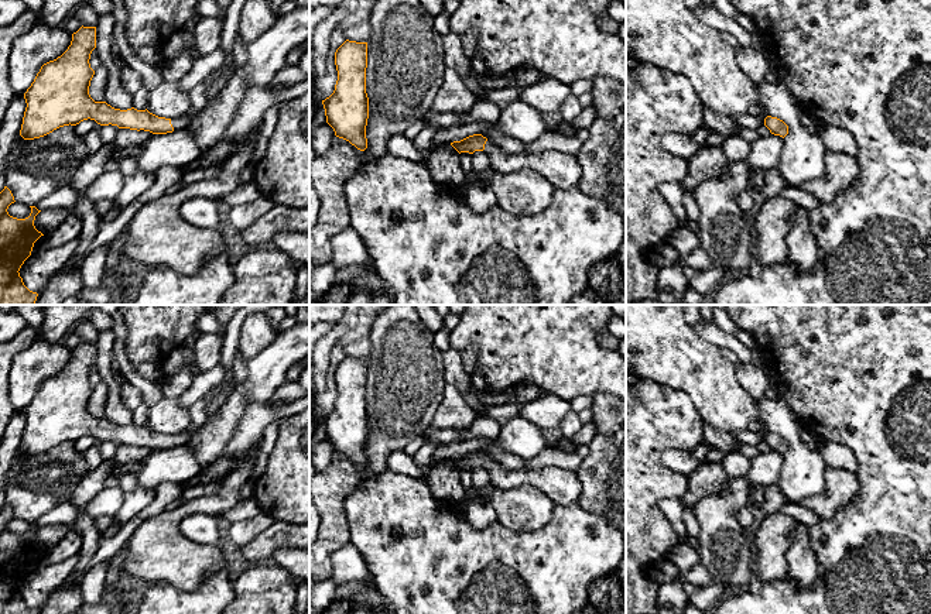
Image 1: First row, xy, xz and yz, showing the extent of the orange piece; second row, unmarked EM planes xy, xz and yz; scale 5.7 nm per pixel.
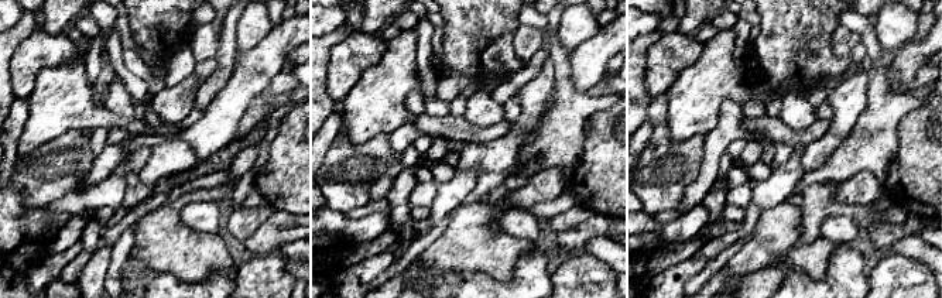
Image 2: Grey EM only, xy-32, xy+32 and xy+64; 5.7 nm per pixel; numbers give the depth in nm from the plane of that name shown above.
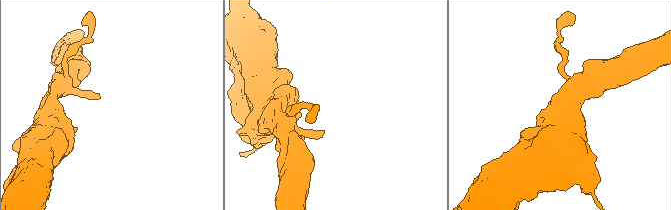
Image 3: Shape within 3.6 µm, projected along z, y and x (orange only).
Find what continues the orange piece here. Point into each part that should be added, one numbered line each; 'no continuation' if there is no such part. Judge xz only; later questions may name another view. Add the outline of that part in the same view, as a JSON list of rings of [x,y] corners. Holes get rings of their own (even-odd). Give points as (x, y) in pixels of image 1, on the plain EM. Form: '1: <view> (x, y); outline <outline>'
1: xz (561, 486); outline [[[490,456],[486,457],[485,467],[490,474],[493,487],[510,490],[530,484],[542,490],[555,505],[576,504],[582,493],[576,473],[559,467],[547,467],[537,471],[526,469],[507,470]]]

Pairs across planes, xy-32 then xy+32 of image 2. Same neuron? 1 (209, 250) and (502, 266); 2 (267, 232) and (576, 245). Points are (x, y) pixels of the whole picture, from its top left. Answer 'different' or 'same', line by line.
1: same
2: same

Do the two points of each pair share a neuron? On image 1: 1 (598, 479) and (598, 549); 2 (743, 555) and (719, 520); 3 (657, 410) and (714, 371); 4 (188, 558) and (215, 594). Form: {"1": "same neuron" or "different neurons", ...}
{"1": "different neurons", "2": "same neuron", "3": "different neurons", "4": "different neurons"}

